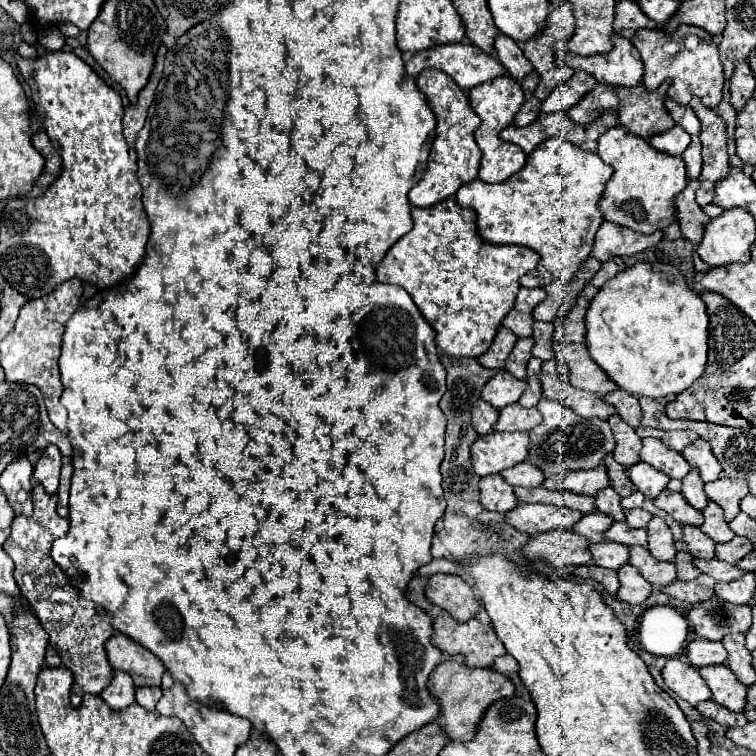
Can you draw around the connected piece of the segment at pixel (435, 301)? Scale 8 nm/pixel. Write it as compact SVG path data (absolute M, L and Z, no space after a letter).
M447 198L429 208L413 208L411 214L413 230L389 248L377 266L377 280L397 284L409 292L425 320L437 332L435 342L443 354L453 358L477 358L491 346L501 320L513 308L519 292L519 278L537 266L539 256L527 246L503 246L483 240L477 232L475 212L455 204L455 198Z

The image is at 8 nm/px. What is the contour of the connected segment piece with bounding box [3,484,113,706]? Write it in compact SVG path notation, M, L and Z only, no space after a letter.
M37 484L33 488L33 516L15 516L13 524L11 524L11 536L5 540L3 550L13 558L15 562L15 582L23 594L23 598L29 602L31 610L35 612L35 616L39 618L41 626L47 630L49 634L49 642L51 646L57 650L57 654L61 656L63 664L73 672L73 686L71 686L71 706L81 704L83 694L99 694L113 678L113 668L107 662L107 654L105 654L105 640L113 634L111 628L111 616L107 614L105 608L101 608L95 602L89 602L85 598L81 598L69 584L69 578L65 576L65 572L51 560L49 550L51 550L51 542L55 538L61 538L67 534L67 518L61 518L57 514L57 496L55 494L47 494L43 490L41 484Z

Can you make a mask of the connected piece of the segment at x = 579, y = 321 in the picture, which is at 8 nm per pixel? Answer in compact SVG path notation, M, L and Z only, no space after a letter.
M587 284L581 294L575 300L575 306L571 308L571 312L559 320L557 324L557 332L555 332L555 340L561 342L585 342L585 312L589 302L593 300L593 296L597 294L597 288L593 288L591 284Z

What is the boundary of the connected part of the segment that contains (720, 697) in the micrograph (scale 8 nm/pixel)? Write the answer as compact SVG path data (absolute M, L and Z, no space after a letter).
M725 664L703 666L703 668L699 668L699 674L711 688L713 700L717 704L721 704L723 708L727 708L731 712L743 712L747 688L743 684L739 684L739 680L733 676L733 672L729 672L729 668Z

